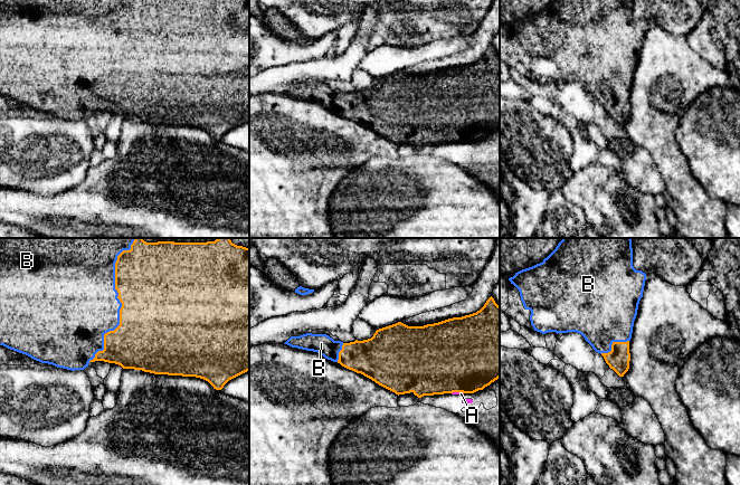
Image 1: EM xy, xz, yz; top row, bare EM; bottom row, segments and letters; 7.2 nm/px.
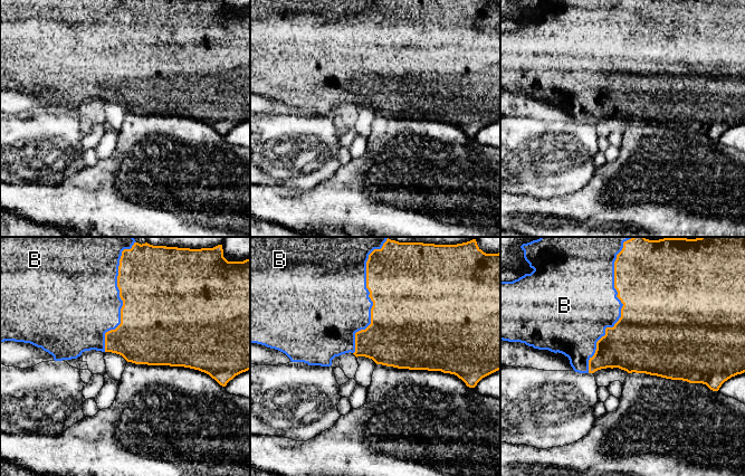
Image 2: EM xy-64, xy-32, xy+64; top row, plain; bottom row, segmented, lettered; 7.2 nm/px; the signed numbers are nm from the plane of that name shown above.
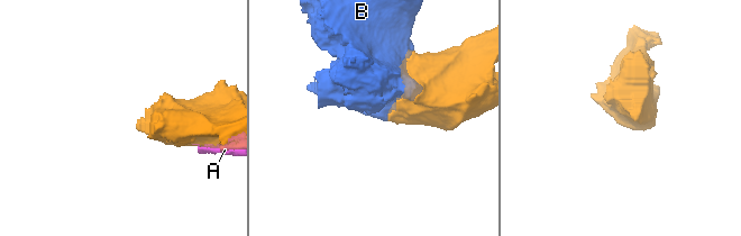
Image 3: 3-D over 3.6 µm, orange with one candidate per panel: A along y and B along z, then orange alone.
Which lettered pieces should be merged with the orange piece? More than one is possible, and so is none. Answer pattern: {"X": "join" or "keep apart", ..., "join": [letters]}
{"A": "keep apart", "B": "join", "join": ["B"]}

